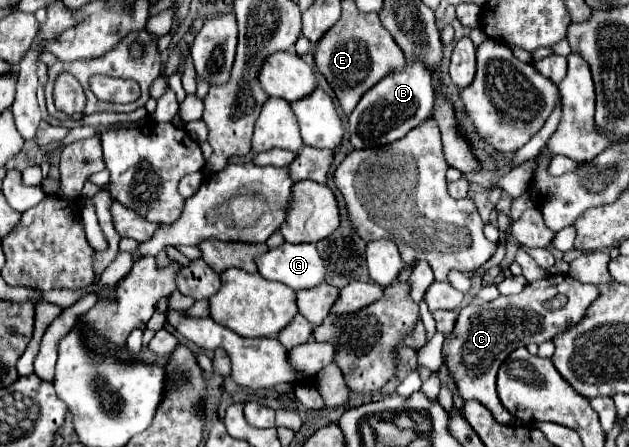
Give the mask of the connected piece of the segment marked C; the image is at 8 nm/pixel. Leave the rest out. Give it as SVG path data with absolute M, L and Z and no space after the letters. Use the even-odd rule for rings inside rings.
M549 275L541 281L529 283L519 295L509 295L503 297L499 295L495 301L489 303L469 303L459 311L455 329L451 337L445 339L443 343L443 357L445 357L445 367L449 369L449 377L455 381L459 397L463 401L479 401L483 407L487 407L497 423L509 425L513 417L503 409L493 375L497 375L501 363L509 357L511 351L517 347L527 347L529 343L543 343L555 337L555 333L561 333L563 329L571 327L579 317L583 317L587 305L597 297L597 289L593 285L583 285L575 281L571 275ZM563 293L569 297L569 303L555 311L549 313L543 309L543 301L551 299L553 295Z

